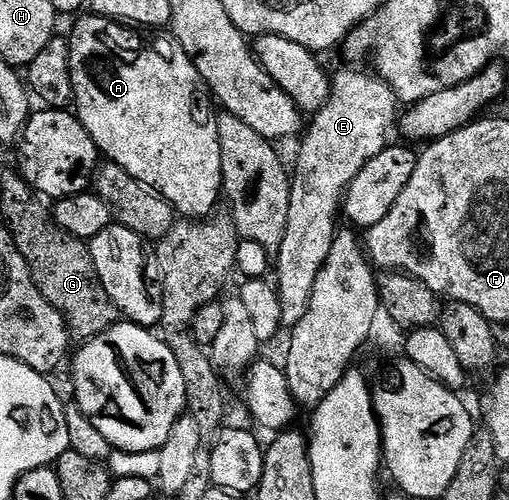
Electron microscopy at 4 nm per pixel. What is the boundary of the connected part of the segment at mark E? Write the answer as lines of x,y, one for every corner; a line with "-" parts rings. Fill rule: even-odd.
333,72
331,76
331,83
329,86
329,97
327,102
318,112
312,113
310,122
308,121
307,127
304,129
303,135
300,137
299,143
301,143
301,149
297,152
297,172
292,173
291,187
289,190
289,209
287,210
287,230
283,234
283,242
281,248
275,253
275,260
277,260
277,280
275,279
275,287
279,298
281,299
282,310
282,325
286,329
292,330
299,318
303,318
303,314
307,314
307,306
311,302
311,290
315,290
315,278
319,278
319,270
323,270
323,262
327,262
327,254
331,254
331,246
333,245
333,238
339,231
339,225
337,225
337,216
339,220
339,213
343,208
343,201
345,198
345,192
351,186
351,182
359,174
359,170
363,170
363,166
367,166
367,162
371,162
371,158
375,158
375,154
379,154
384,148
390,147
391,140
389,135
395,132
395,125
399,120
399,101
396,94
391,90
391,86
387,81
382,80
380,76
369,72

